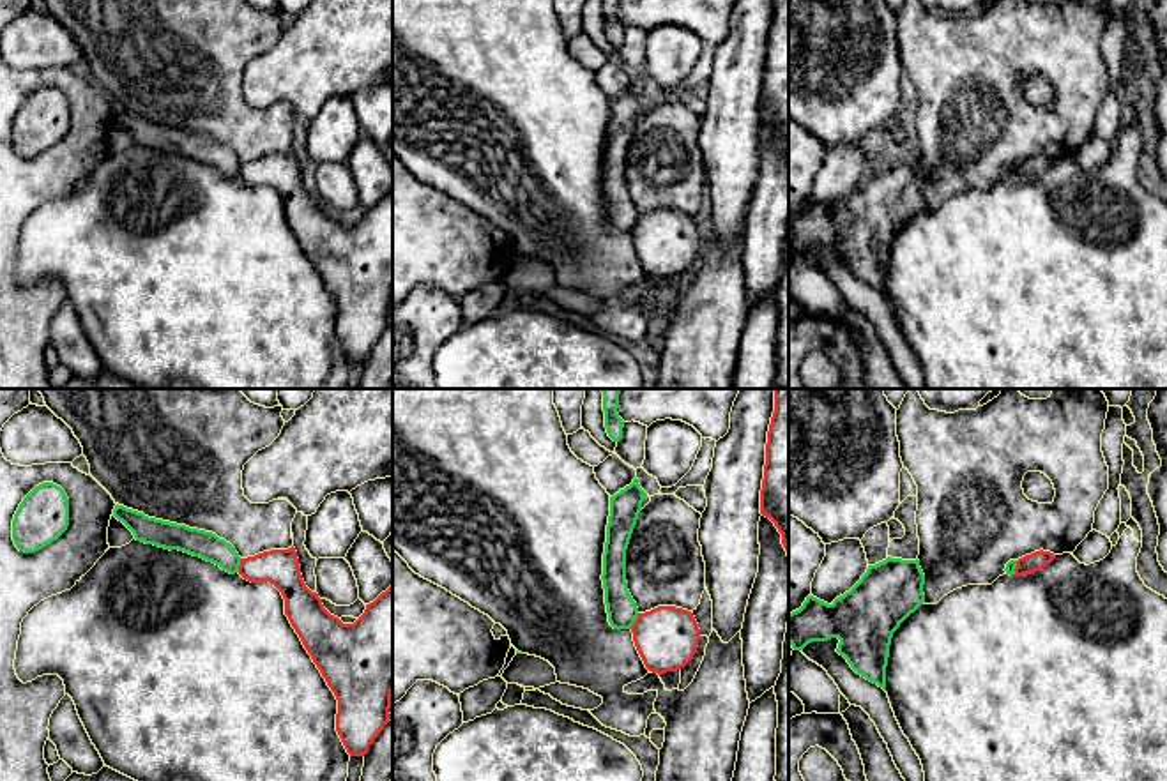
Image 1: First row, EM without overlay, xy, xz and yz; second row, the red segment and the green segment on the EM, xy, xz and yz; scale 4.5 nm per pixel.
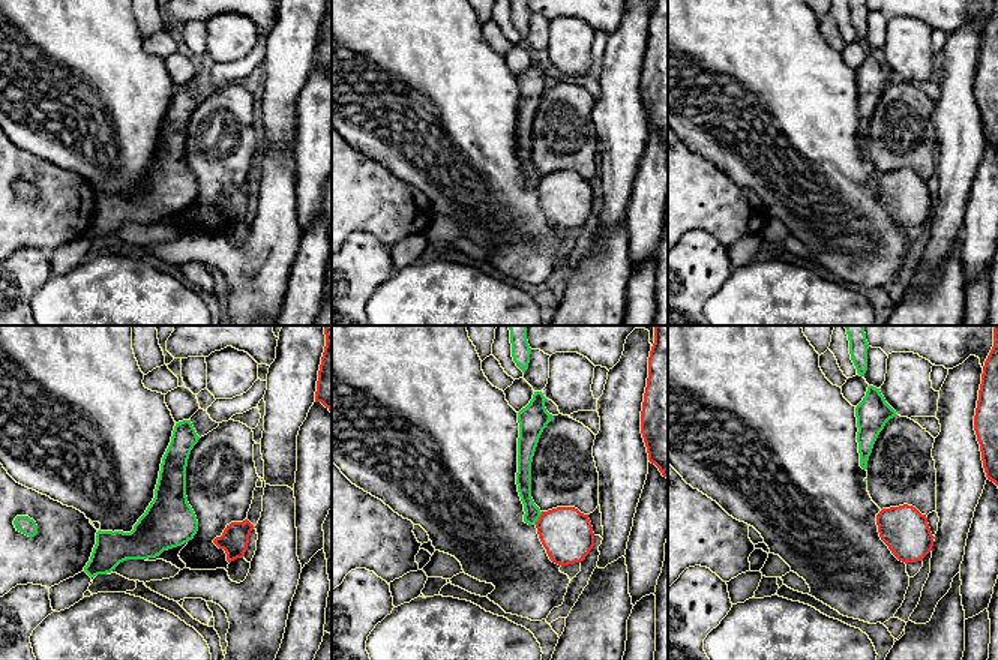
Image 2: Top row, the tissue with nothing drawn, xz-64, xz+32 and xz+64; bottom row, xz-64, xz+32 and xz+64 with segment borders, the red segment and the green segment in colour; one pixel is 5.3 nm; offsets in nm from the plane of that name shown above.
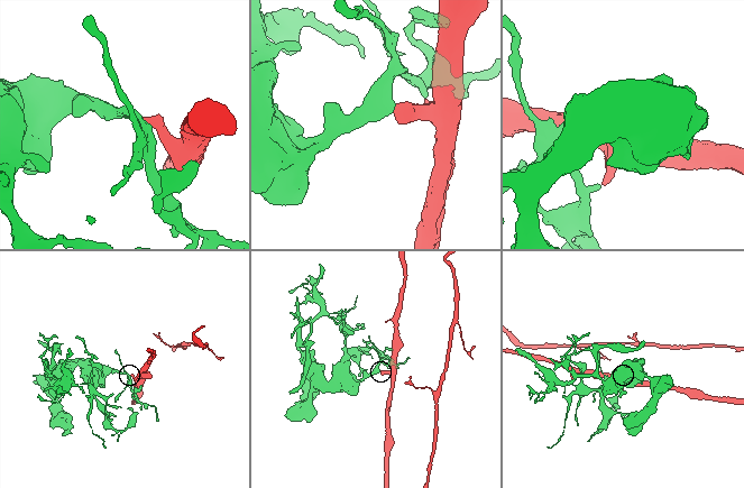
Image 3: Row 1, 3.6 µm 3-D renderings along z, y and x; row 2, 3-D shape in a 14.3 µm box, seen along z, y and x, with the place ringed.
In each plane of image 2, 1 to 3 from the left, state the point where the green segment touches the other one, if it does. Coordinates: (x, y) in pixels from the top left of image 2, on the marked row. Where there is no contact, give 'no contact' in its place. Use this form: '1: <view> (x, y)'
1: no contact
2: xz+32 (539, 518)
3: no contact

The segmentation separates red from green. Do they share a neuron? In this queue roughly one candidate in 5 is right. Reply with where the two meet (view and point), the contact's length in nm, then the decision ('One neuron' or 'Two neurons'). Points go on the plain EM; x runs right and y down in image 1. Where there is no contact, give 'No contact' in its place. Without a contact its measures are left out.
Touches red at xz (635, 225). Shared border 80 nm. Two neurons

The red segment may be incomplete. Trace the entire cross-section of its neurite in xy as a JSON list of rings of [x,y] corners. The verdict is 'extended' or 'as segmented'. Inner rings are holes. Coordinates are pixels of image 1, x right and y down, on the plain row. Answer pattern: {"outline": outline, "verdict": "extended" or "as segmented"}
{"outline": [[[295,152],[271,154],[240,163],[239,178],[251,186],[269,186],[285,203],[285,219],[299,239],[304,253],[320,274],[338,304],[336,336],[350,360],[364,360],[389,327],[393,297],[393,189],[354,228],[343,228],[331,219],[311,196],[301,178]]], "verdict": "as segmented"}

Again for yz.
{"outline": [[[1043,154],[1026,159],[1017,164],[1013,180],[1024,180],[1024,178],[1036,177],[1036,175],[1047,171],[1054,163],[1056,163],[1054,157],[1043,155]]], "verdict": "as segmented"}

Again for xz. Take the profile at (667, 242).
{"outline": [[[675,210],[638,217],[631,237],[645,272],[658,279],[684,272],[700,244],[693,217]]], "verdict": "as segmented"}

